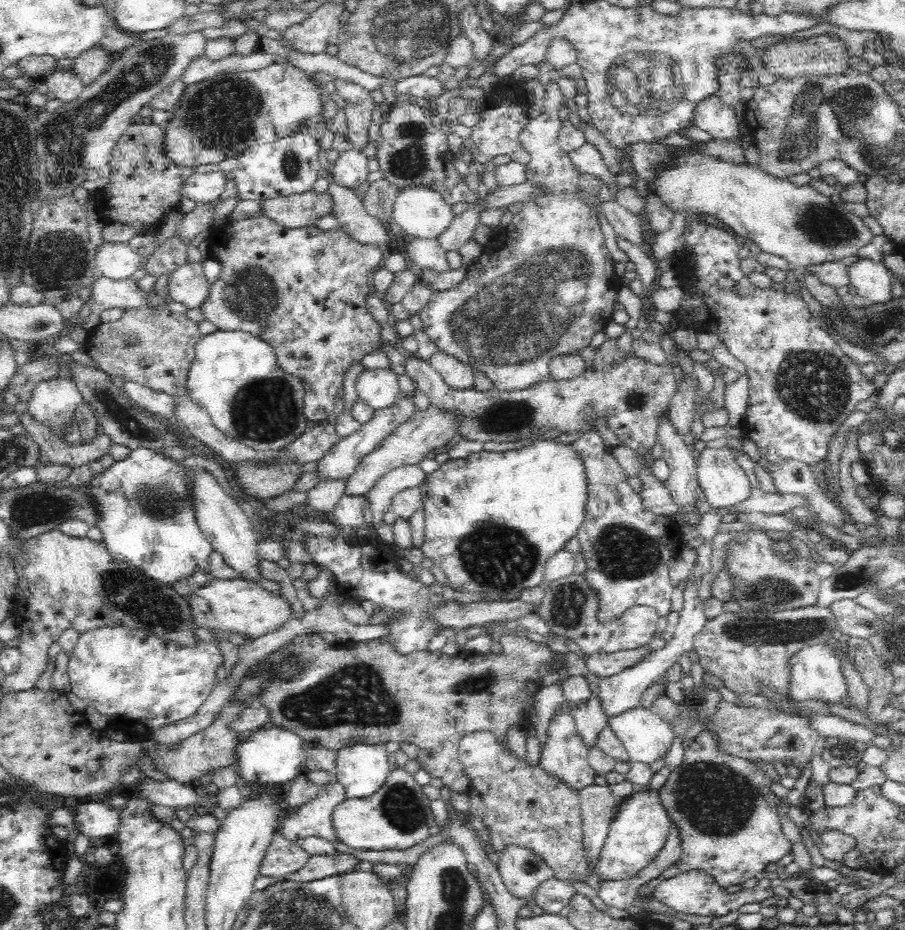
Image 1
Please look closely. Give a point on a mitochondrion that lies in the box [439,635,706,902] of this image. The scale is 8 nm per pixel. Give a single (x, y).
(481, 682)

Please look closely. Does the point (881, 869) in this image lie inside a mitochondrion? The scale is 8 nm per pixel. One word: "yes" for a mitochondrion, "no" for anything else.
no

